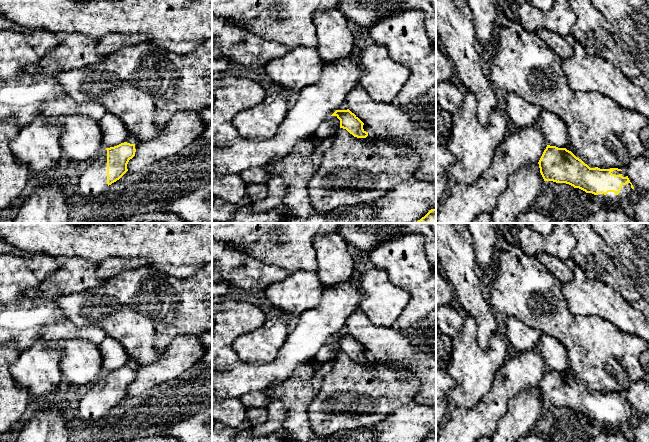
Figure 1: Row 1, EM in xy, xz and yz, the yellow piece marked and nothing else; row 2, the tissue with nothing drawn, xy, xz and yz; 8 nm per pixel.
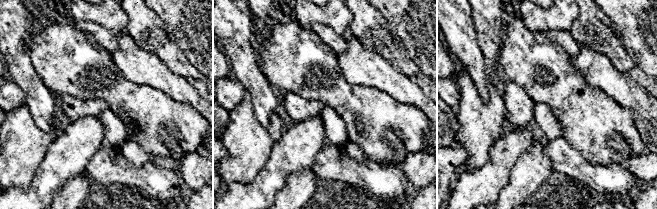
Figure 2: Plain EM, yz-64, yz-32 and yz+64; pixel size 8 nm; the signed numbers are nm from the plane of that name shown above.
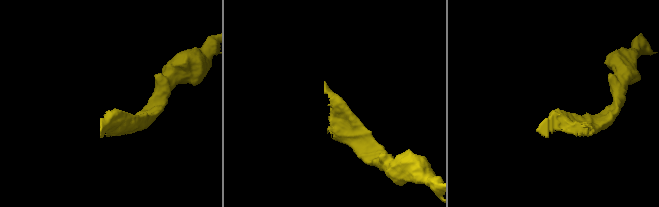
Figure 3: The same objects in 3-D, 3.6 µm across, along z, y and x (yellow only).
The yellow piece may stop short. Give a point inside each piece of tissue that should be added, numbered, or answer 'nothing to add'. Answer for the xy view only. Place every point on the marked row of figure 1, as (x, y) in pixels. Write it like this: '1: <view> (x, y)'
1: xy (91, 180)

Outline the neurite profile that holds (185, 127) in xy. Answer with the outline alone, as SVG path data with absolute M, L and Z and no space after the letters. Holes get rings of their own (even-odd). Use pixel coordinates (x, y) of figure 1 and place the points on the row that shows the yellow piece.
M177 112L159 129L157 137L135 143L136 152L127 164L128 171L138 172L161 159L177 155L198 141L206 126L198 112Z

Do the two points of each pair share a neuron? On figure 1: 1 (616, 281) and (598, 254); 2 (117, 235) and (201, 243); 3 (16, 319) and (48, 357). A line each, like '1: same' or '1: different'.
1: same
2: same
3: different

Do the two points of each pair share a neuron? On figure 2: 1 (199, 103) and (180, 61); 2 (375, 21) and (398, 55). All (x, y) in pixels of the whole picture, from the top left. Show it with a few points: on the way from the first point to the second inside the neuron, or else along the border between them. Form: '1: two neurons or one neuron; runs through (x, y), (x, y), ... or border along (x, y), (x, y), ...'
1: two neurons; border along (166, 66), (186, 79)
2: one neuron; runs through (375, 29), (375, 32), (390, 47)

